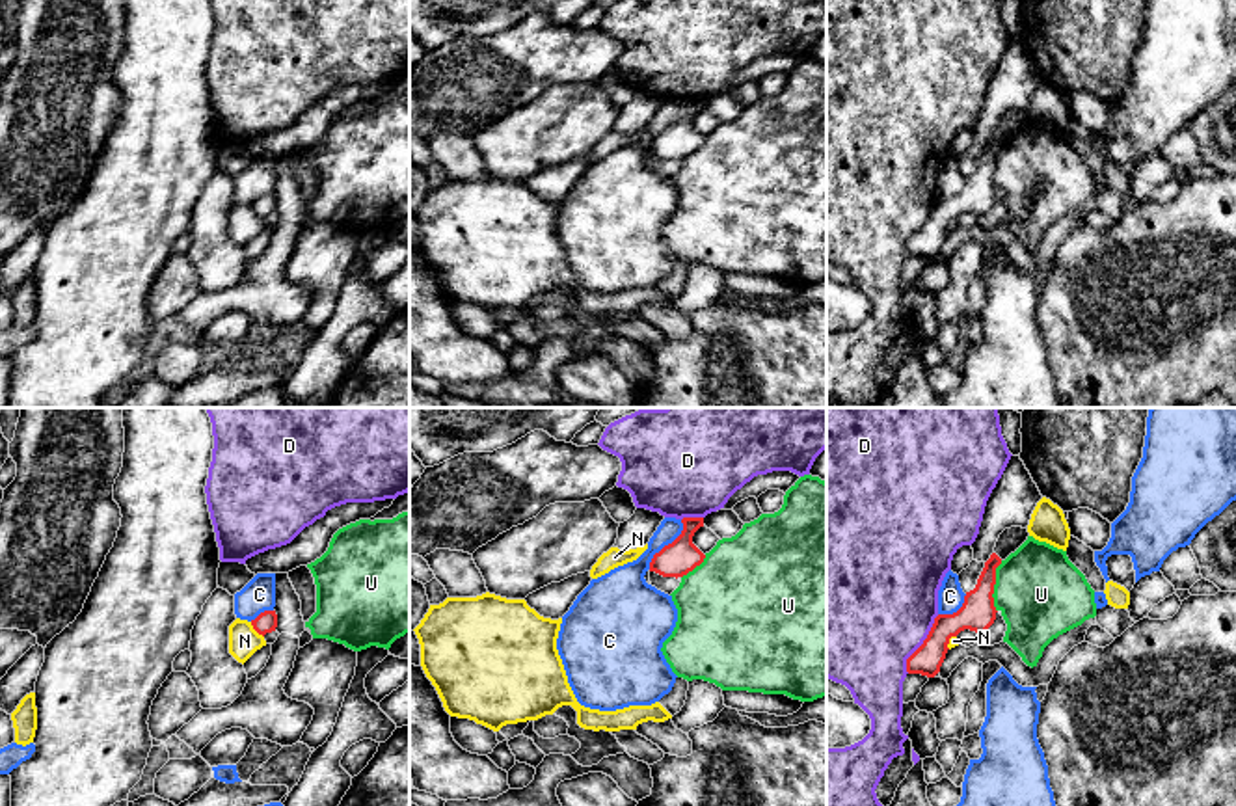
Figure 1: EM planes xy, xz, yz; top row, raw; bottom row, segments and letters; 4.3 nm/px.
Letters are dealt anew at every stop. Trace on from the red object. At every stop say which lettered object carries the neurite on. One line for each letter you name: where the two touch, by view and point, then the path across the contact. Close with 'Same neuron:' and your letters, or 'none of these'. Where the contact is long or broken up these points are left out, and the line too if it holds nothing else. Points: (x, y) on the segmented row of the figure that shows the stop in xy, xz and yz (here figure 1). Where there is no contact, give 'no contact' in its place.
Same neuron: none of these

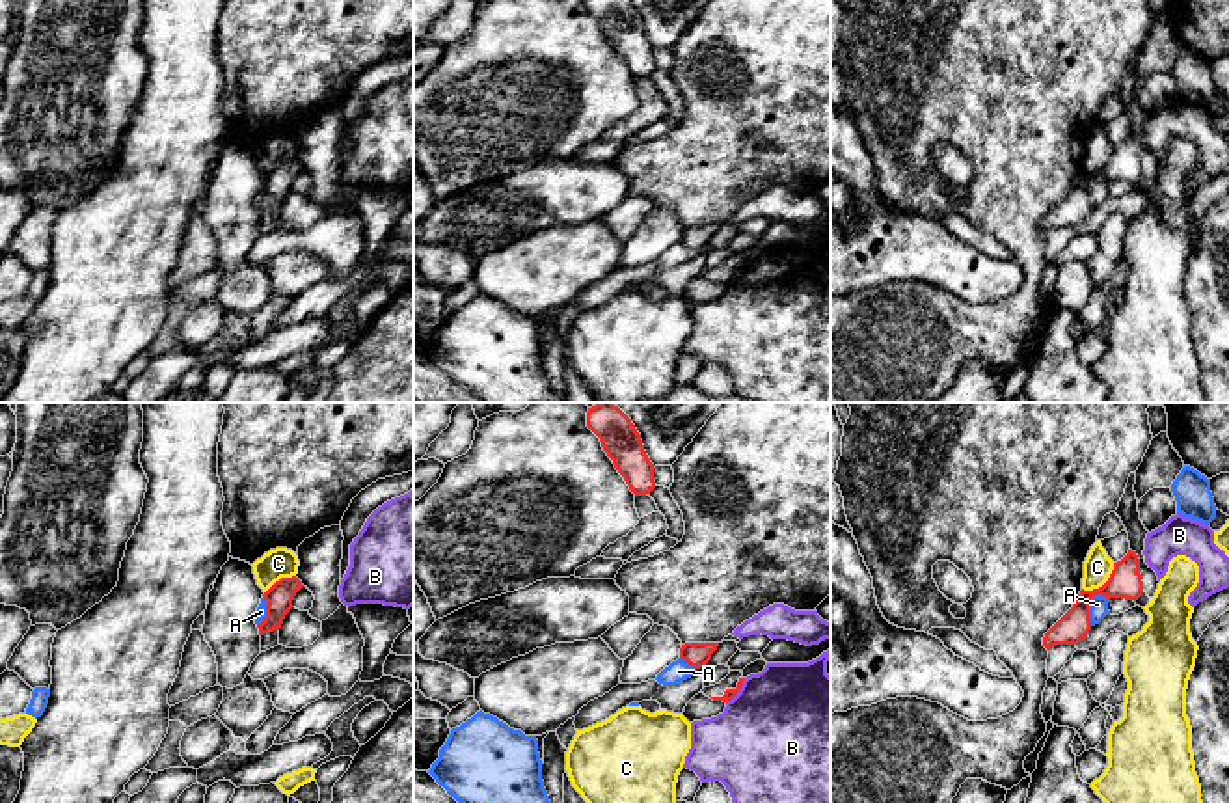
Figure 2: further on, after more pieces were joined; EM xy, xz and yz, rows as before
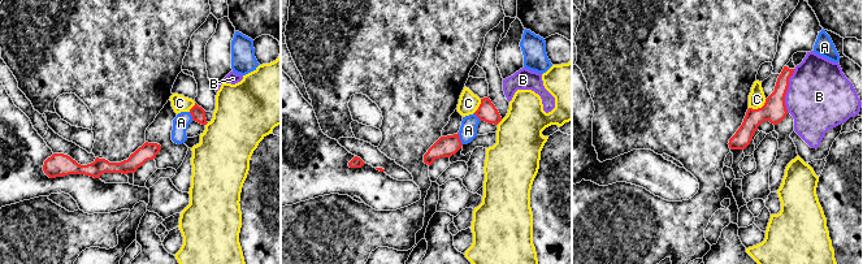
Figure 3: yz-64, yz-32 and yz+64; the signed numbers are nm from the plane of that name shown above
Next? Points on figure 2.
Same neuron: none of these

